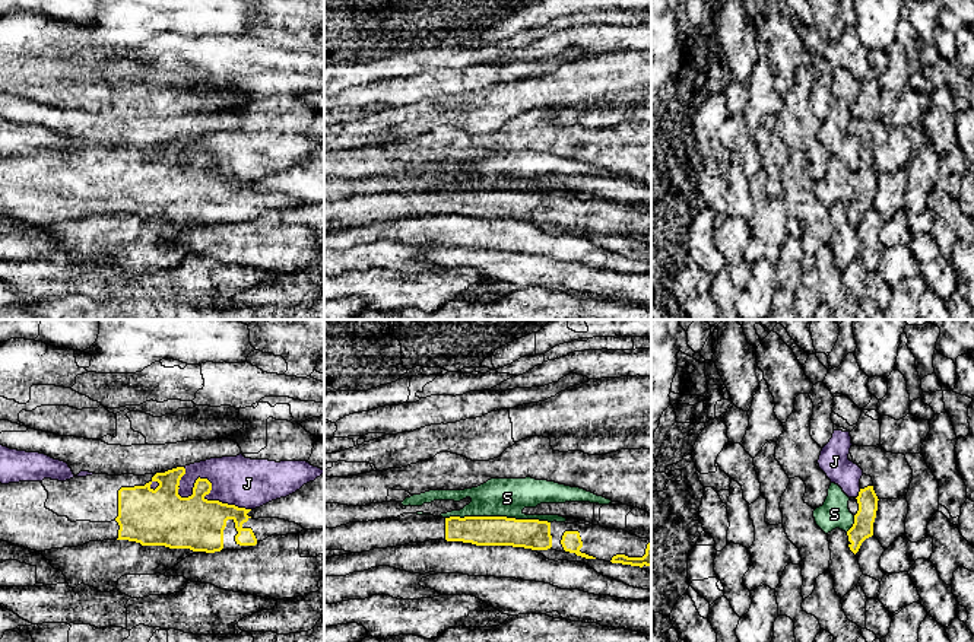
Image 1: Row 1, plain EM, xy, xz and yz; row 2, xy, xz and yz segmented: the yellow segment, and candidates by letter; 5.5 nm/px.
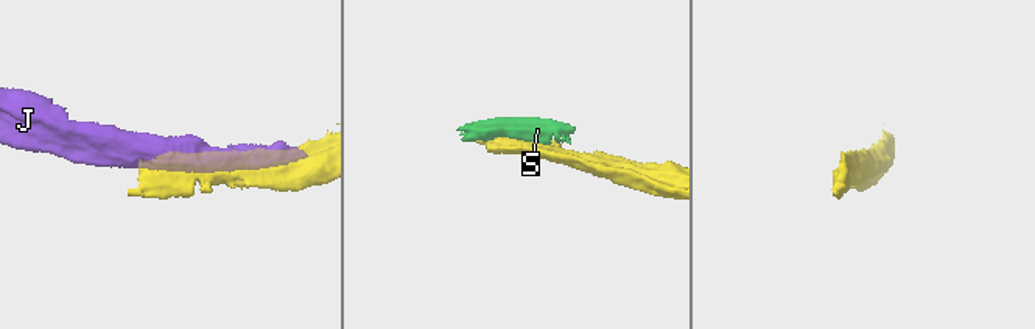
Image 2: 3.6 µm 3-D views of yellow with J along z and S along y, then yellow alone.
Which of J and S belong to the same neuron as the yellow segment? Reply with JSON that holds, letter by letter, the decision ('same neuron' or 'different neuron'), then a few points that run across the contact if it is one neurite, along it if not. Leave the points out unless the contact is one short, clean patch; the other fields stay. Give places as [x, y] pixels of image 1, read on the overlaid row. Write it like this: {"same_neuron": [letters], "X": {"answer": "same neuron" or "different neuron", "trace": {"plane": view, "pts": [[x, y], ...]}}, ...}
{"same_neuron": [], "J": {"answer": "different neuron"}, "S": {"answer": "different neuron"}}

